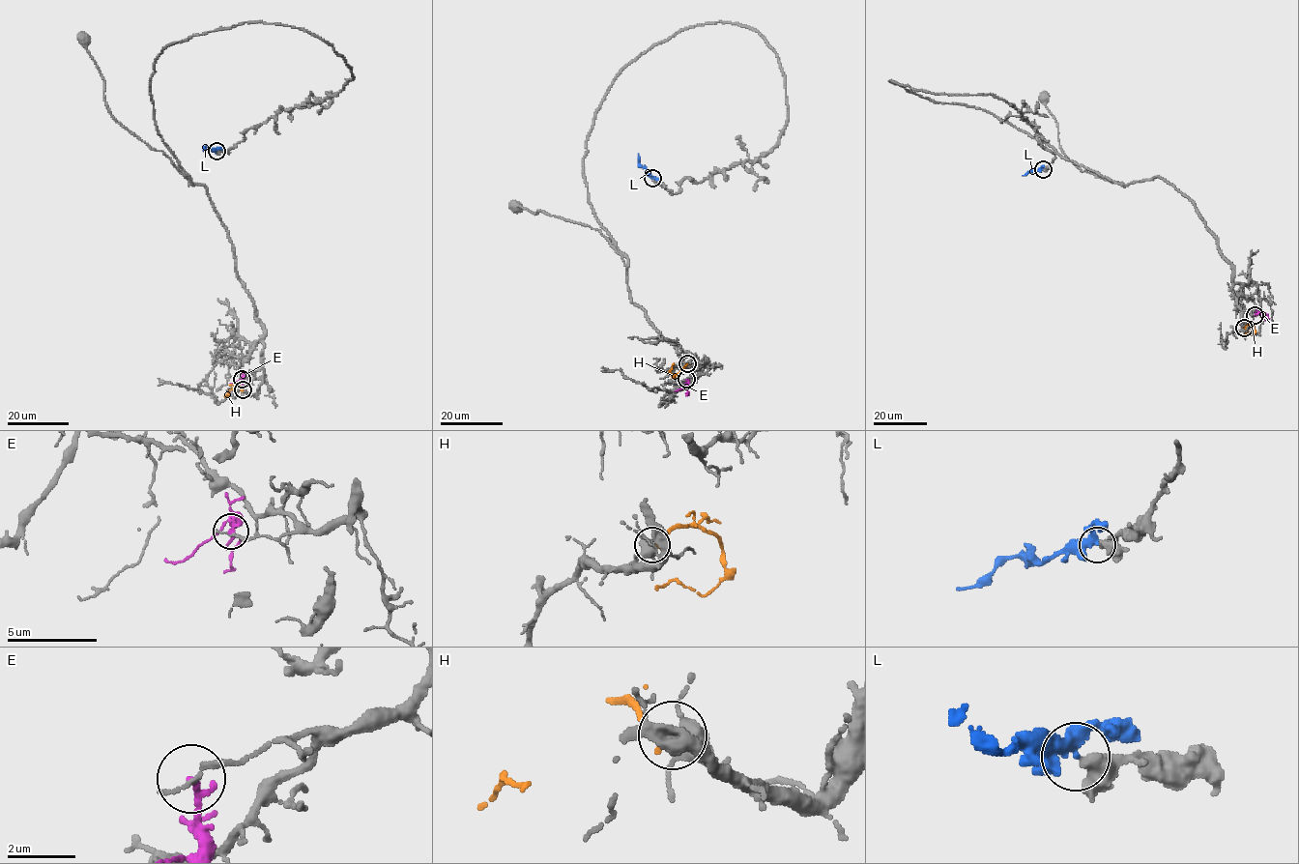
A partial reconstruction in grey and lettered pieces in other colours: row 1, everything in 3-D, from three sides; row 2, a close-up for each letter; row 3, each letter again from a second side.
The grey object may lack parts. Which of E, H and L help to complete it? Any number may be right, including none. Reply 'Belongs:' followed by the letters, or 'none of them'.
Belongs: H

